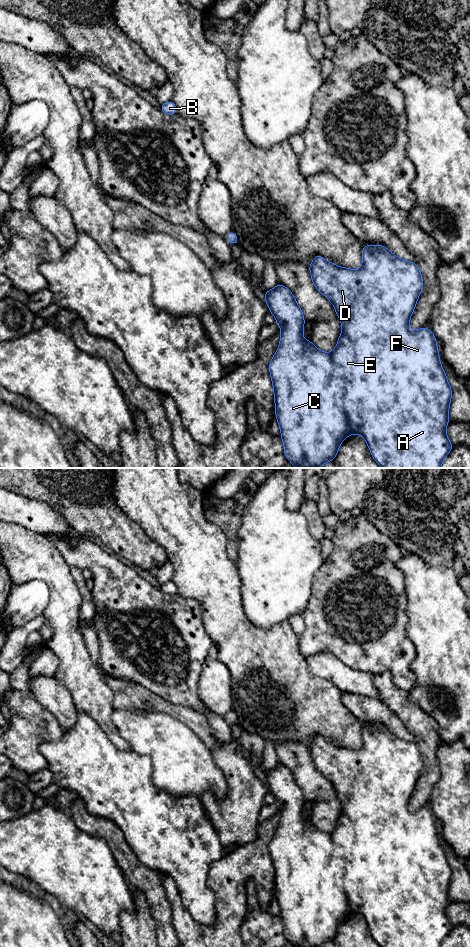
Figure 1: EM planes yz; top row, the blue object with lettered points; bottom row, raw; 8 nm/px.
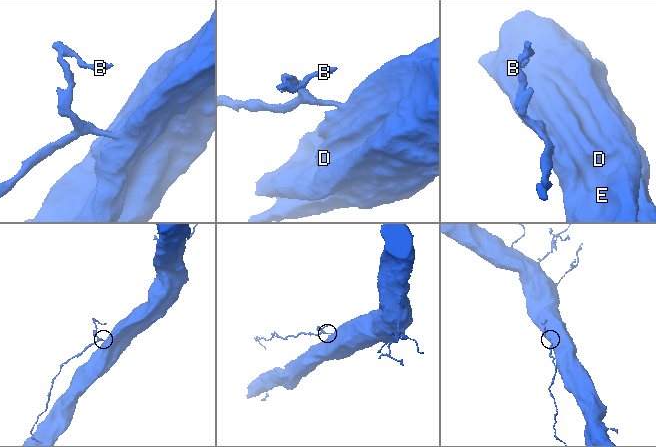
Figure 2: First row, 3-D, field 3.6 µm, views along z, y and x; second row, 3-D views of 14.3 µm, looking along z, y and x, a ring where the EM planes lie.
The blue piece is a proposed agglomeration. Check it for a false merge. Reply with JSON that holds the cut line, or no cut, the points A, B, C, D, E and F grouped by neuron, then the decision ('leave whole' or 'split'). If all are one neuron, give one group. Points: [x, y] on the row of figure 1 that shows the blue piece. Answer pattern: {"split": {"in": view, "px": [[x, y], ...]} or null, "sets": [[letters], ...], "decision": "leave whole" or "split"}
{"split": null, "sets": [["A", "B", "C", "D", "E", "F"]], "decision": "leave whole"}

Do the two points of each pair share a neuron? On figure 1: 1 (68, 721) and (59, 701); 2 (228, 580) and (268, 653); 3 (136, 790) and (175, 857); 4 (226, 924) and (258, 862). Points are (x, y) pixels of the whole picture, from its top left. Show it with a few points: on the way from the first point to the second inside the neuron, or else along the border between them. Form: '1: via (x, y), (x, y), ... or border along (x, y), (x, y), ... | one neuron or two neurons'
1: via (67, 716), (62, 706) | one neuron
2: via (228, 598), (228, 613), (250, 635) | one neuron
3: via (141, 807), (174, 840) | one neuron
4: via (230, 909), (230, 890), (243, 877) | one neuron

